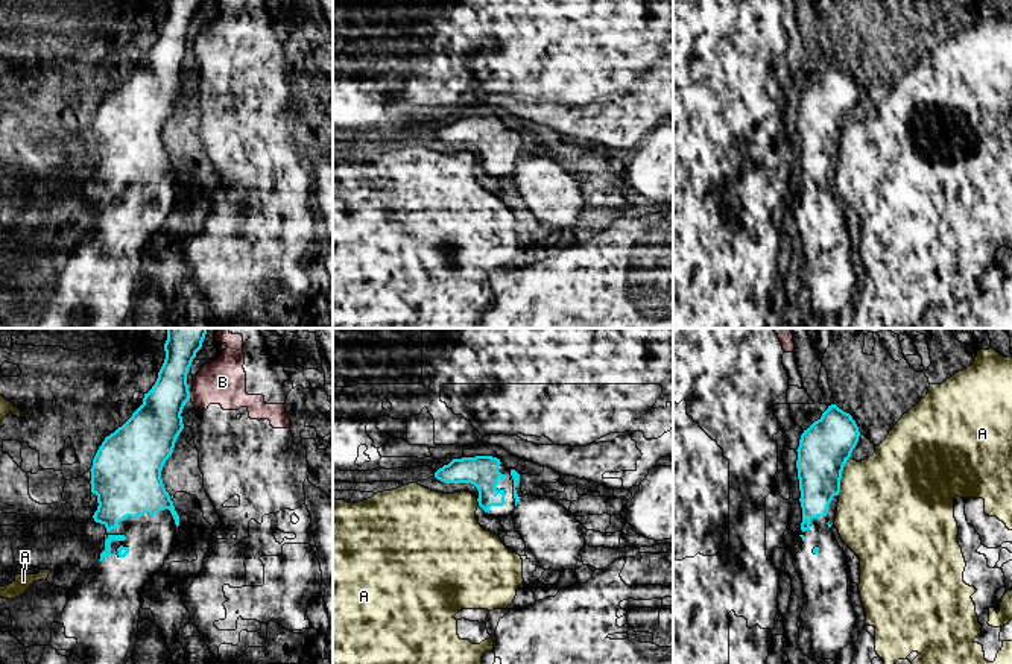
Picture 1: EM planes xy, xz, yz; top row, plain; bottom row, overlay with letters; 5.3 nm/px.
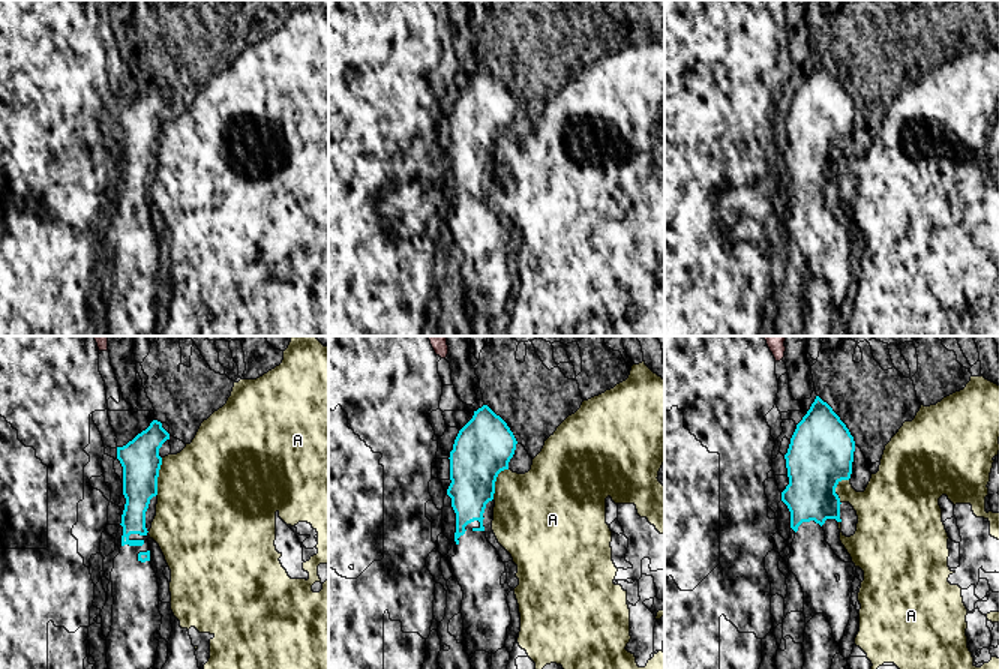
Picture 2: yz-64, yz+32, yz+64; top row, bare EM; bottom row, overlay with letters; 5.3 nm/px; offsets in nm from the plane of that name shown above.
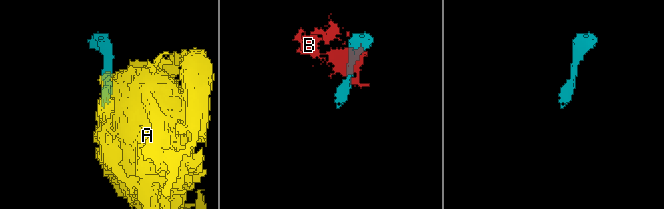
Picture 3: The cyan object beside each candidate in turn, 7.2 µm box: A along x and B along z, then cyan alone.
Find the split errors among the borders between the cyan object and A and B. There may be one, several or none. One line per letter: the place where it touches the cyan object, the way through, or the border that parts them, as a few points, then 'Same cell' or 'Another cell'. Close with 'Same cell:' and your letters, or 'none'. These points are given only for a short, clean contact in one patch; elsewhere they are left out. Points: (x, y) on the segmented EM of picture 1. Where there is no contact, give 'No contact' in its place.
A: Touches cyan at yz (841, 476). Boundary: yz (850, 456), (842, 471), (841, 491), (838, 494). Another cell
B: Touches cyan at xy (189, 395). Another cell
Same cell: none

